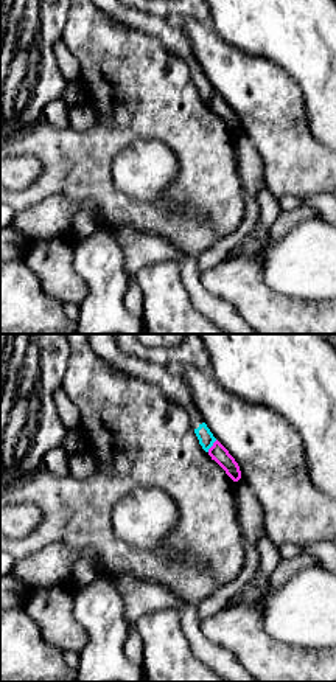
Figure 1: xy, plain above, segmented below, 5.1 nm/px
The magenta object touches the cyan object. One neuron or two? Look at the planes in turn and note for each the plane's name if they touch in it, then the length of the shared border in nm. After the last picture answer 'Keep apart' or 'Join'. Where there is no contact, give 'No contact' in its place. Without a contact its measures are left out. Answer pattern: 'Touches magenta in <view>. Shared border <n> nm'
Touches magenta in xy. Shared border 80 nm

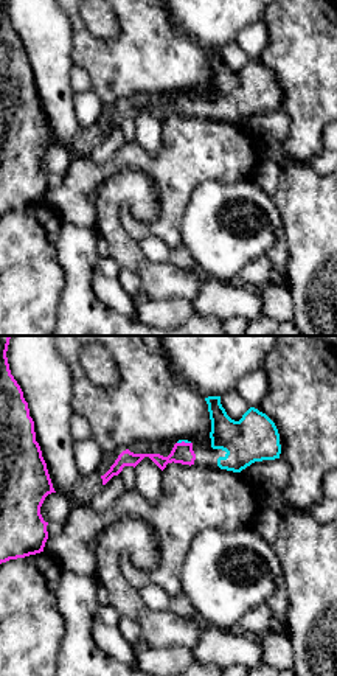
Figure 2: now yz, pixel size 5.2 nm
Touches magenta in yz. Shared border 70 nm

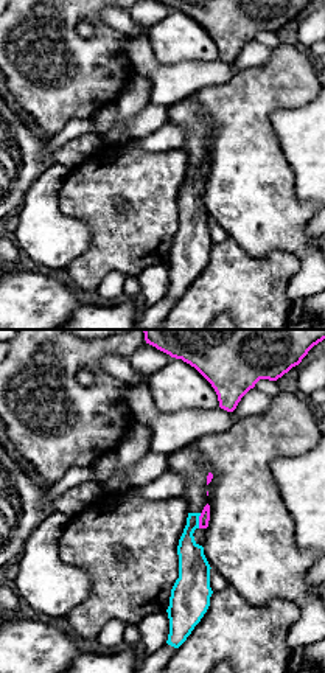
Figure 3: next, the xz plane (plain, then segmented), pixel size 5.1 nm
Touches magenta in xz. Shared border 80 nm

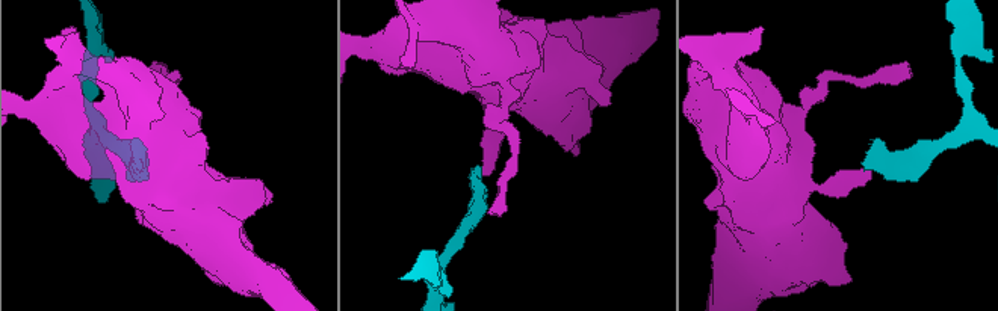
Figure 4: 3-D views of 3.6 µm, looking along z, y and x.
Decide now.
Join

